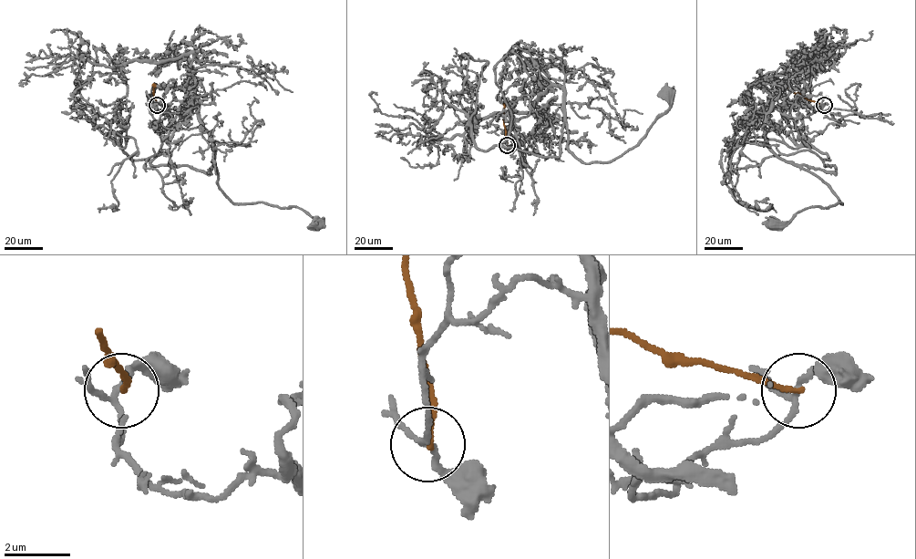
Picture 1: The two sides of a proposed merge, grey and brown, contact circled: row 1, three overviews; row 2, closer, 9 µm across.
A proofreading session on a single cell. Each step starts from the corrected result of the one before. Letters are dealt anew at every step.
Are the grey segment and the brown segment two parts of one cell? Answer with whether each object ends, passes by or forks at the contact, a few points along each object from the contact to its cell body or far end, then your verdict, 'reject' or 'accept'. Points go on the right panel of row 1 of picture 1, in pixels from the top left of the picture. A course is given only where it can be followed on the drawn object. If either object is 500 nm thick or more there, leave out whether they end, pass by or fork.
grey forks; brown ends; course grey (824, 105), (797, 105), (777, 87), (765, 136), (777, 155), (818, 176), (842, 203), (773, 224); course brown (824, 105), (807, 99), (781, 84); reject

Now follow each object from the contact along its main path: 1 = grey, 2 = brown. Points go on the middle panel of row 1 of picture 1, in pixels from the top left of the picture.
1: (507, 145), (516, 135), (513, 103), (559, 86), (568, 148), (585, 163), (612, 161), (669, 108), (667, 94)
2: (507, 145), (503, 102)

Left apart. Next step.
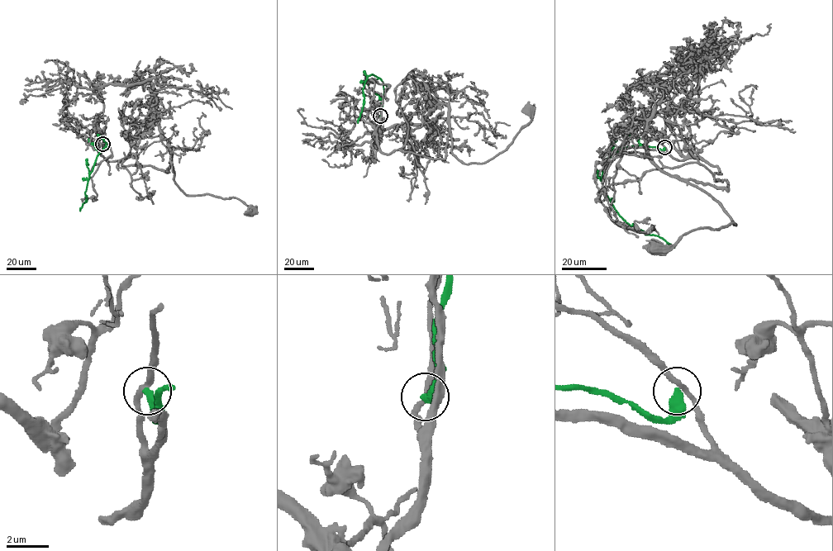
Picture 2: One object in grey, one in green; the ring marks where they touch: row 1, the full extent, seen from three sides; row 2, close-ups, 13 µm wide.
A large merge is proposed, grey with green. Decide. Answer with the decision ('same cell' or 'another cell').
another cell

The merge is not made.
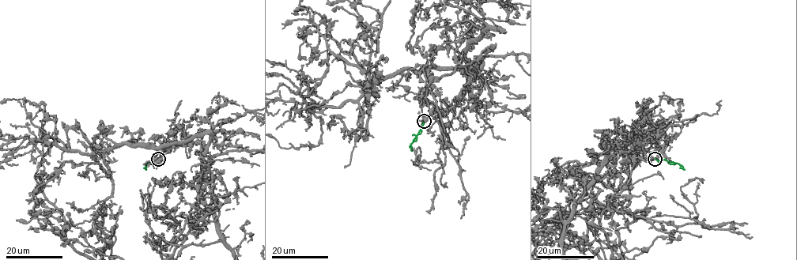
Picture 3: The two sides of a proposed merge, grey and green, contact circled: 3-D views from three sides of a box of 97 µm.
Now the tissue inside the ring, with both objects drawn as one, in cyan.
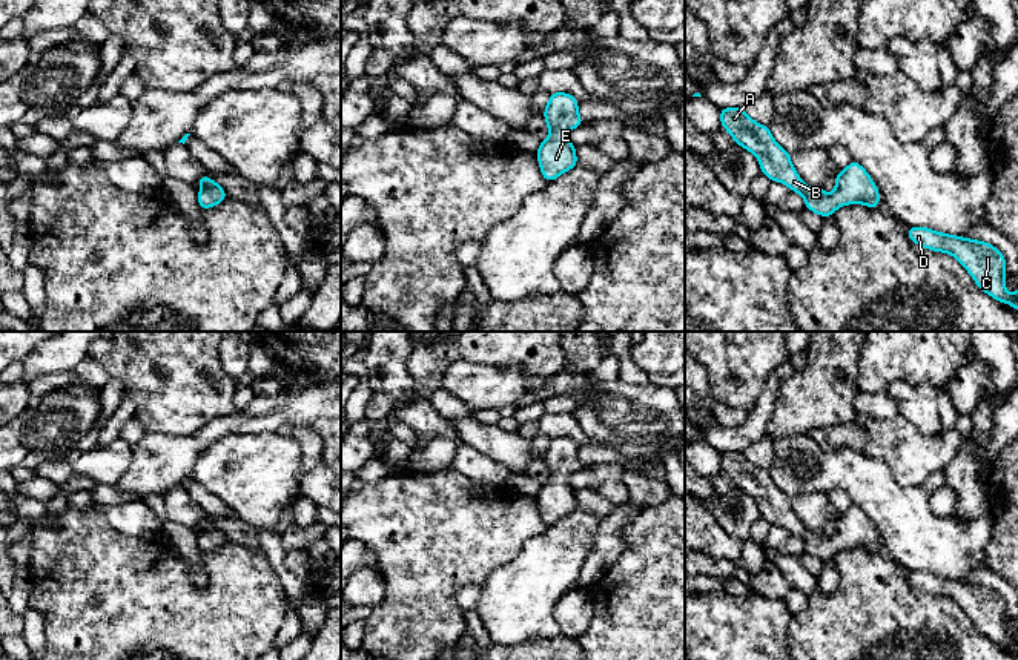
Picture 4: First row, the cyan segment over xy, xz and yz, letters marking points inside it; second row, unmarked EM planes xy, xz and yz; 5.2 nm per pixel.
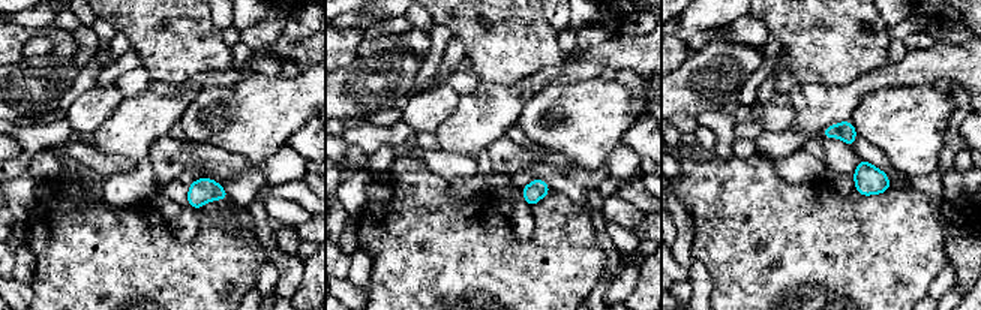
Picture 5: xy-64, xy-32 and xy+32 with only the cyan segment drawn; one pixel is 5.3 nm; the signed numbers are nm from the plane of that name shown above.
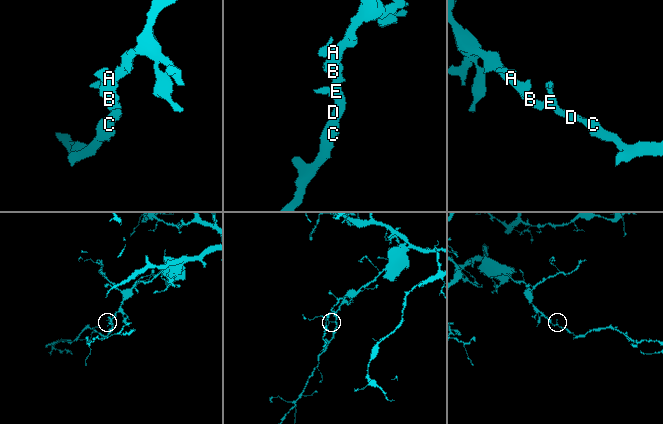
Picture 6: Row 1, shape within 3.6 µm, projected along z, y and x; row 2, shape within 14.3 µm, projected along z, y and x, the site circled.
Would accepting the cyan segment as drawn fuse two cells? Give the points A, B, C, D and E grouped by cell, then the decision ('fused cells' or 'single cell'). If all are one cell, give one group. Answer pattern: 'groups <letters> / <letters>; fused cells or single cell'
groups A B C D E; single cell

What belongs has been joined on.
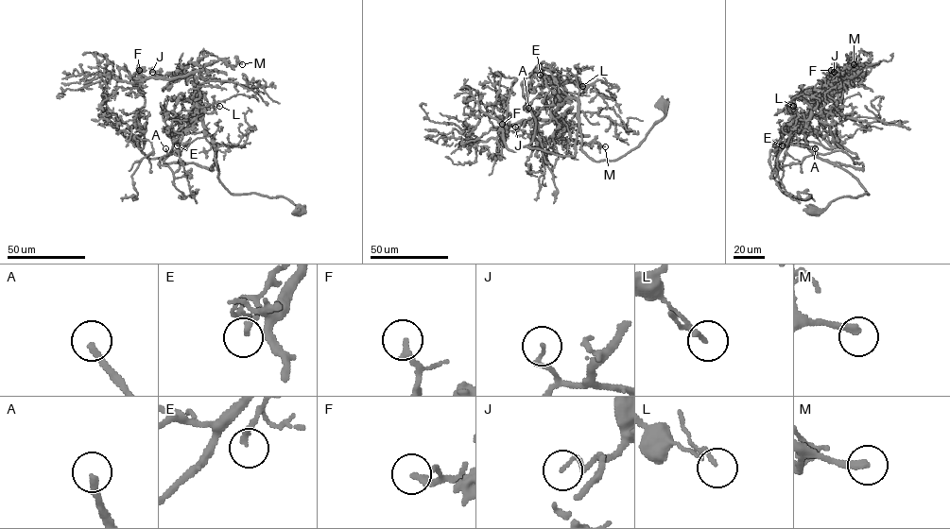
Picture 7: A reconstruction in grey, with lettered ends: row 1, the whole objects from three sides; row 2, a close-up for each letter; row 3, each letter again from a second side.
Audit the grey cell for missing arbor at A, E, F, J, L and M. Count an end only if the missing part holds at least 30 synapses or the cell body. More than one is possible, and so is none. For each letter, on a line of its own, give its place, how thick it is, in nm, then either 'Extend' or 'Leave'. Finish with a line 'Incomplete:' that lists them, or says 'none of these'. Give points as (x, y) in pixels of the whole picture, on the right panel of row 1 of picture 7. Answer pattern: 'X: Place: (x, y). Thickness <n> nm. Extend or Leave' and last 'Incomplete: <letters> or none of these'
A: Place: (815, 148). Thickness 240 nm. Extend
E: Place: (782, 145). Thickness 190 nm. Leave
F: Place: (831, 70). Thickness 240 nm. Leave
J: Place: (834, 72). Thickness 110 nm. Leave
L: Place: (793, 106). Thickness 160 nm. Leave
M: Place: (854, 64). Thickness 280 nm. Leave
Incomplete: A

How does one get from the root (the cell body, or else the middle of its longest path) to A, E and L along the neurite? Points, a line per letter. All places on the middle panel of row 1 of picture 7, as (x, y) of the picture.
A: (663, 105), (637, 146), (597, 162), (579, 127), (574, 156), (528, 148), (528, 108)
E: (663, 105), (665, 114), (637, 146), (616, 160), (595, 162), (581, 147), (578, 102), (548, 85), (540, 75)
L: (663, 105), (665, 114), (637, 146), (595, 162), (581, 147), (578, 104), (564, 98), (566, 83), (582, 86)

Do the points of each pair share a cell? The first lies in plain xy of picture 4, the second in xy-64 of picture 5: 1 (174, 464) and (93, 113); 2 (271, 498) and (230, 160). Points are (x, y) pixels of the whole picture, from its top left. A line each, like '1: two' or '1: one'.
1: two
2: two

